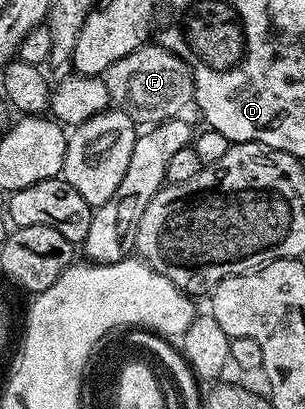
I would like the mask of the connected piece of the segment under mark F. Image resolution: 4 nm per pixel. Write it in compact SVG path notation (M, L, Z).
M160 45L150 46L140 46L128 53L128 57L120 57L120 61L108 68L104 76L111 104L117 110L127 111L138 125L153 125L179 118L182 110L191 106L194 97L194 78L190 66L168 49Z

